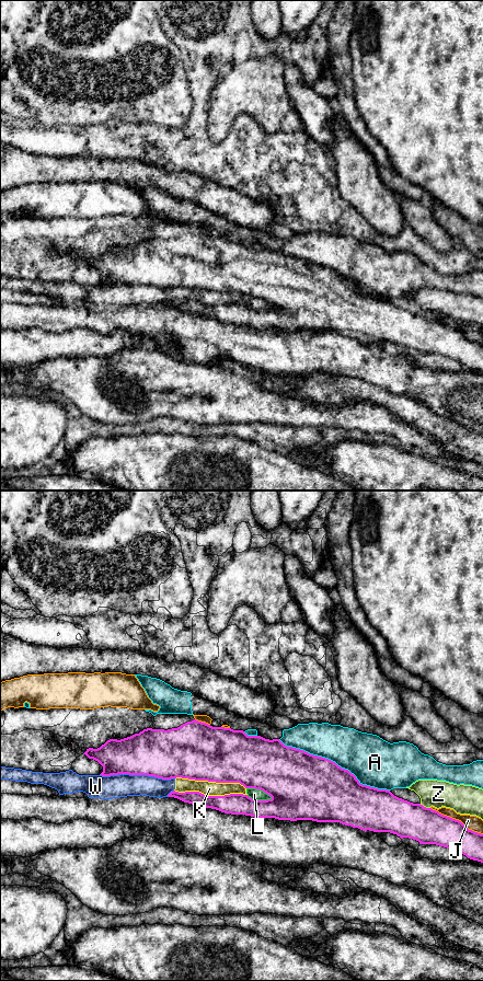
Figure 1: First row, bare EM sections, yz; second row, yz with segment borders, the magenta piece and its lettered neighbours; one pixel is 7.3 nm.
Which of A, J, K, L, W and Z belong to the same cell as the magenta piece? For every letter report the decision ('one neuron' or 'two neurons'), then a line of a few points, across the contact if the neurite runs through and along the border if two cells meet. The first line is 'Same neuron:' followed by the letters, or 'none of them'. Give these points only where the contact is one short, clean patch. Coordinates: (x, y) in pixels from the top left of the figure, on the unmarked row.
Same neuron: none of them
A: two neurons
J: two neurons
K: two neurons
L: two neurons | yz (246, 297), (262, 299), (272, 308)
W: two neurons
Z: two neurons

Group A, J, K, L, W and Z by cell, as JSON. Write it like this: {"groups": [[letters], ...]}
{"groups": [["A"], ["J"], ["K", "L", "W"], ["Z"]]}

